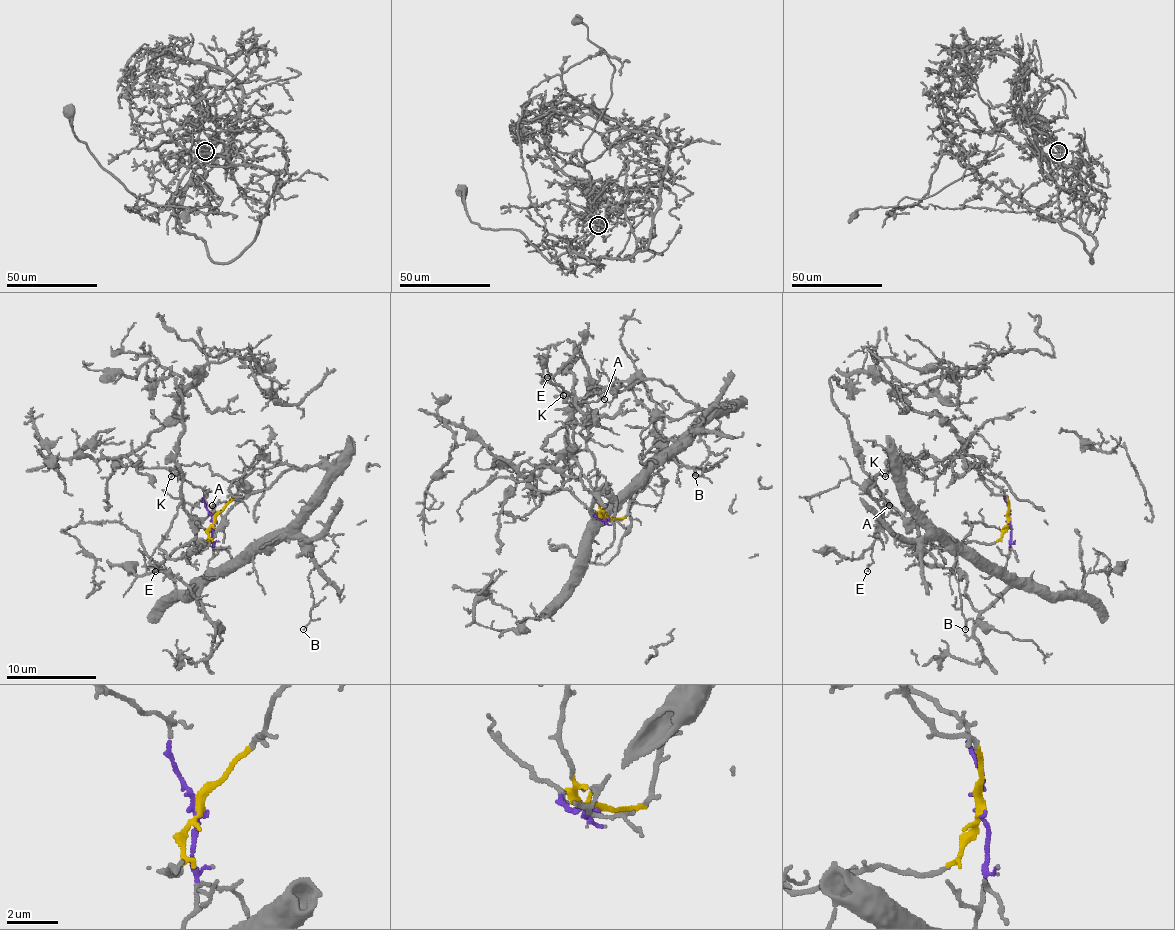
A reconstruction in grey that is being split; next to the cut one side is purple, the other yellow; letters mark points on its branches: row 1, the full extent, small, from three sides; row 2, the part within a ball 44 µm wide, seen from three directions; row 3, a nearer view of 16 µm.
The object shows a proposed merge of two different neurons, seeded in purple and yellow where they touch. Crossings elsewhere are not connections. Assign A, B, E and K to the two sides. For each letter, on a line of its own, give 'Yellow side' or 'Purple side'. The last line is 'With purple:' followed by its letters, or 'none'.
A: Yellow side
B: Purple side
E: Yellow side
K: Purple side
With purple: B, K

